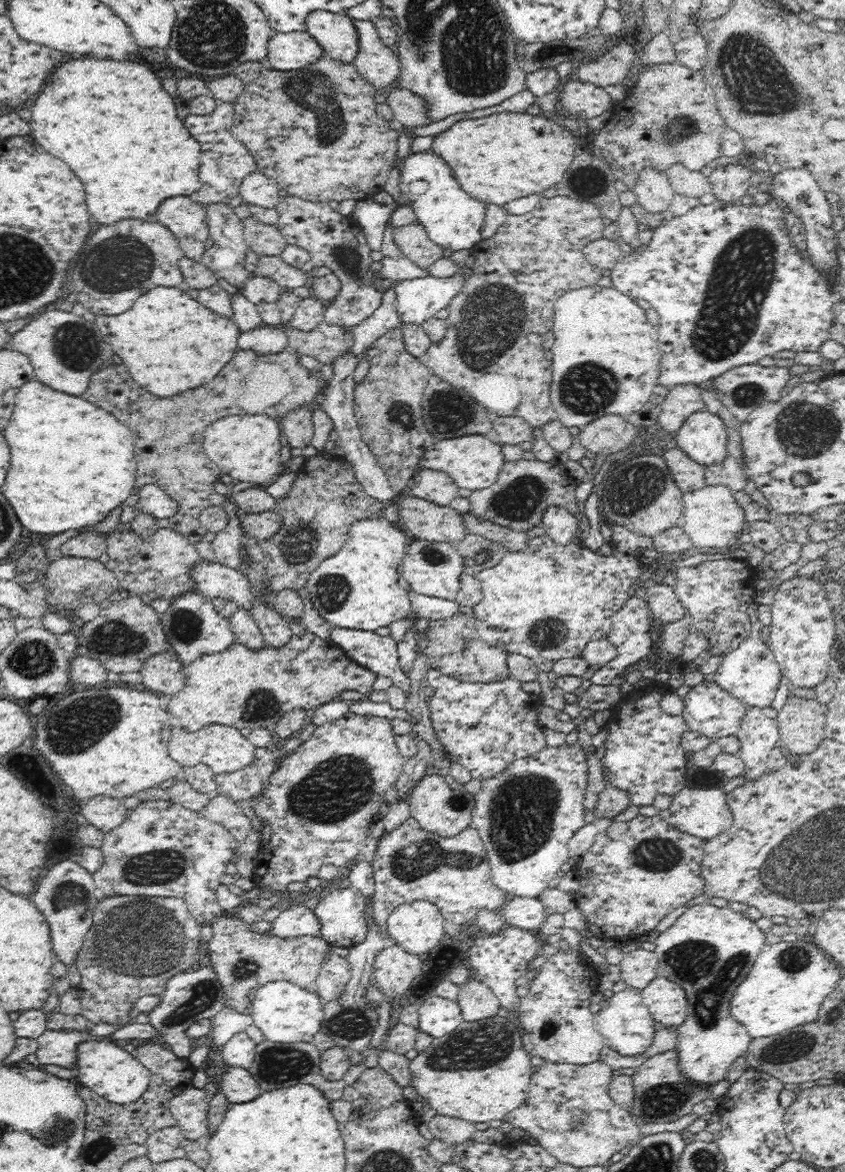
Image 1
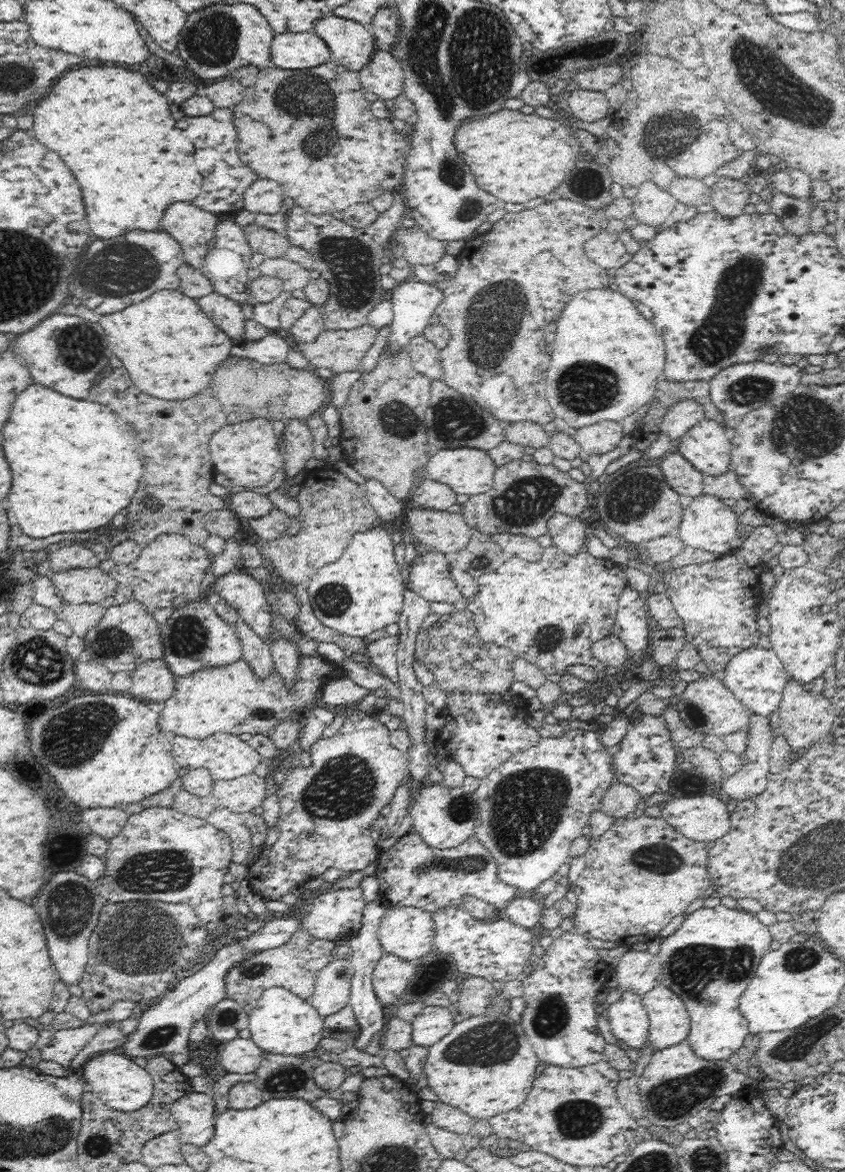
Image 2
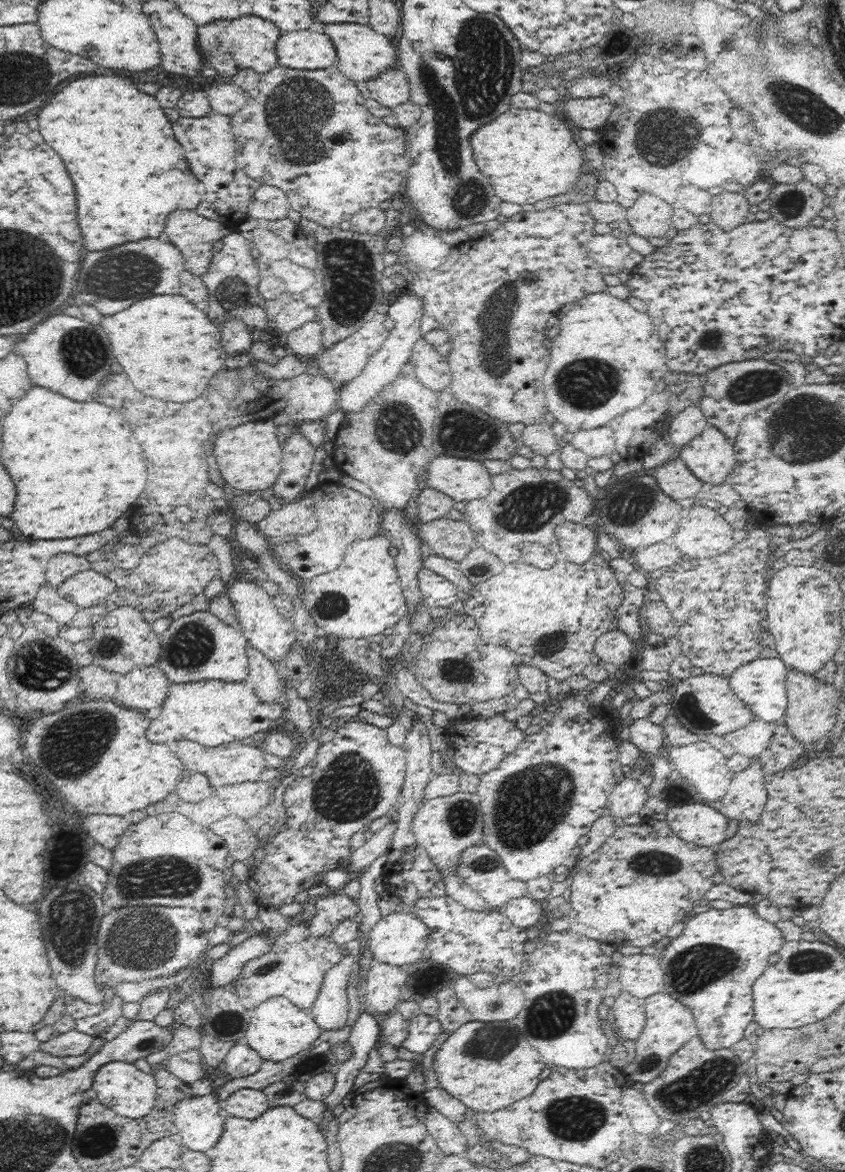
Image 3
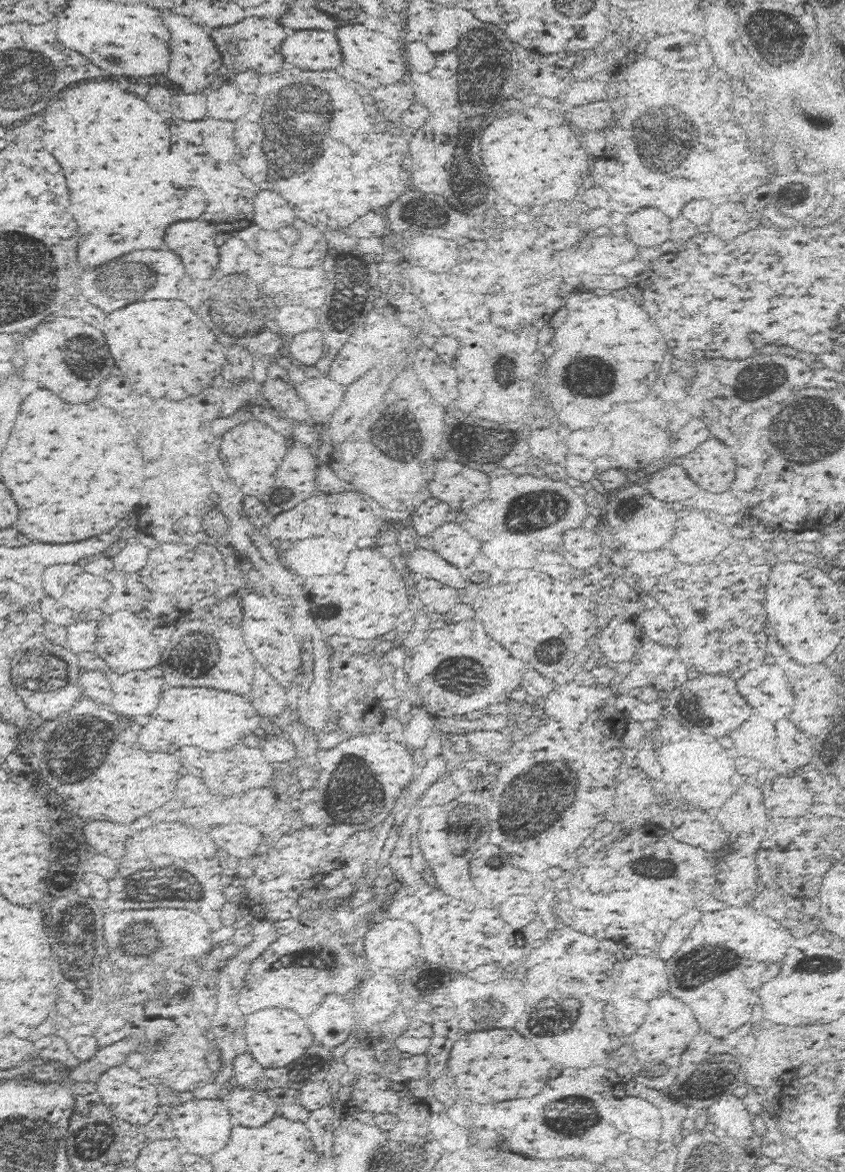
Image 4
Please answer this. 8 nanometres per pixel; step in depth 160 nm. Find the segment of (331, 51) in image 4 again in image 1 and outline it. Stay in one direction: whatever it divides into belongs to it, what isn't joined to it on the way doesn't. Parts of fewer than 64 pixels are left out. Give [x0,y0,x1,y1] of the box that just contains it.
[267,31,324,70]

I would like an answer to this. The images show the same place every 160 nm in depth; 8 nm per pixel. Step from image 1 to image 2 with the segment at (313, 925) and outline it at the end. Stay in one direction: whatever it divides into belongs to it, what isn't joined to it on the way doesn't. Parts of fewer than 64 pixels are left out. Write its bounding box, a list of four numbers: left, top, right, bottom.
[118,912,301,1068]

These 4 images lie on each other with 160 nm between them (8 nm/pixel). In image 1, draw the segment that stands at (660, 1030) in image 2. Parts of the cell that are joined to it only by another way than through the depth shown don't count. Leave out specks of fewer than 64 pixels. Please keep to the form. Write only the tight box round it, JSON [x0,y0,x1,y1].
[639,977,686,1030]

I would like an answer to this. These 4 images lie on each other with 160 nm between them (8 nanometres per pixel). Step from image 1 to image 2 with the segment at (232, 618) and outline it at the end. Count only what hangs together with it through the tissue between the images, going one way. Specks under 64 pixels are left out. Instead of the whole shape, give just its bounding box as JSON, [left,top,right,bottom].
[236,619,275,679]

